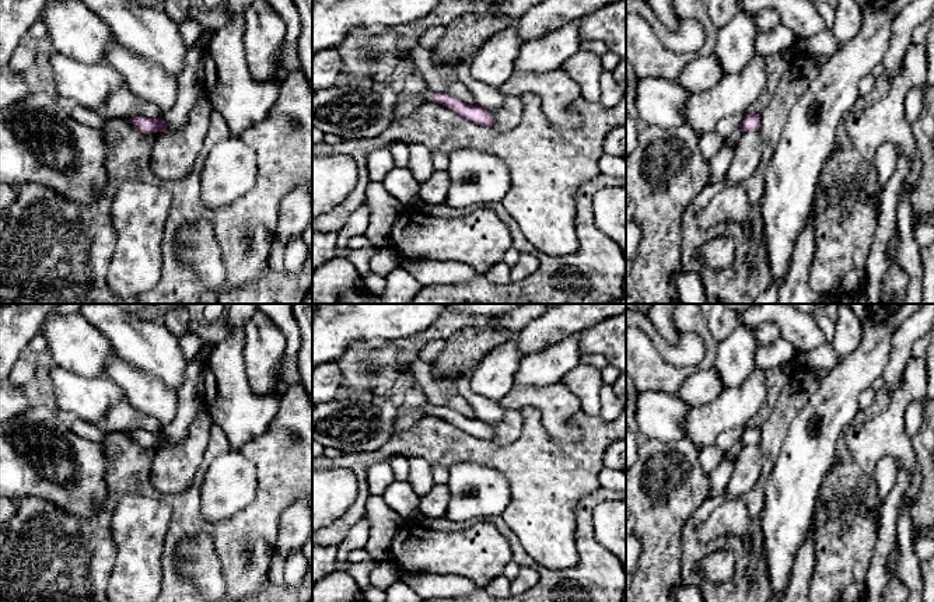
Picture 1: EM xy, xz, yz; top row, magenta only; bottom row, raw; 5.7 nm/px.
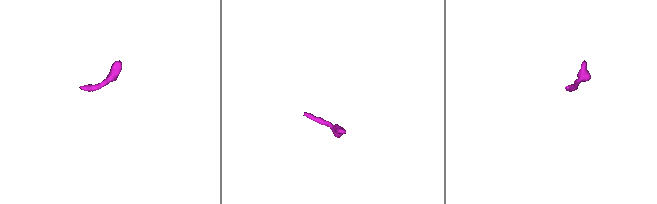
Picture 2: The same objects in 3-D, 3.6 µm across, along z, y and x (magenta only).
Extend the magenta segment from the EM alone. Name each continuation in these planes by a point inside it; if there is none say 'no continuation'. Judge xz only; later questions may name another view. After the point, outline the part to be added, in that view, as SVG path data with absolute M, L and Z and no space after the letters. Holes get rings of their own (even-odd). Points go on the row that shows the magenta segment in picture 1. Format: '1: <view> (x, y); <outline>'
1: xz (427, 95); M430 88L424 90L420 95L419 95L419 99L420 99L420 104L421 102L431 102L431 99L434 98L435 92L431 91Z

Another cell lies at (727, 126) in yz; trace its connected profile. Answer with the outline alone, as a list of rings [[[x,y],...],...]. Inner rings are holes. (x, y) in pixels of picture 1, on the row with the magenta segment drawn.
[[[741,112],[718,120],[716,132],[723,137],[731,136],[737,129],[741,129],[745,115],[745,112]]]

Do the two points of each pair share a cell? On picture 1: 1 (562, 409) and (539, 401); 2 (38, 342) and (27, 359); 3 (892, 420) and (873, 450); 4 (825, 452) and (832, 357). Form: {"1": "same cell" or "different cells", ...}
{"1": "same cell", "2": "different cells", "3": "same cell", "4": "different cells"}

